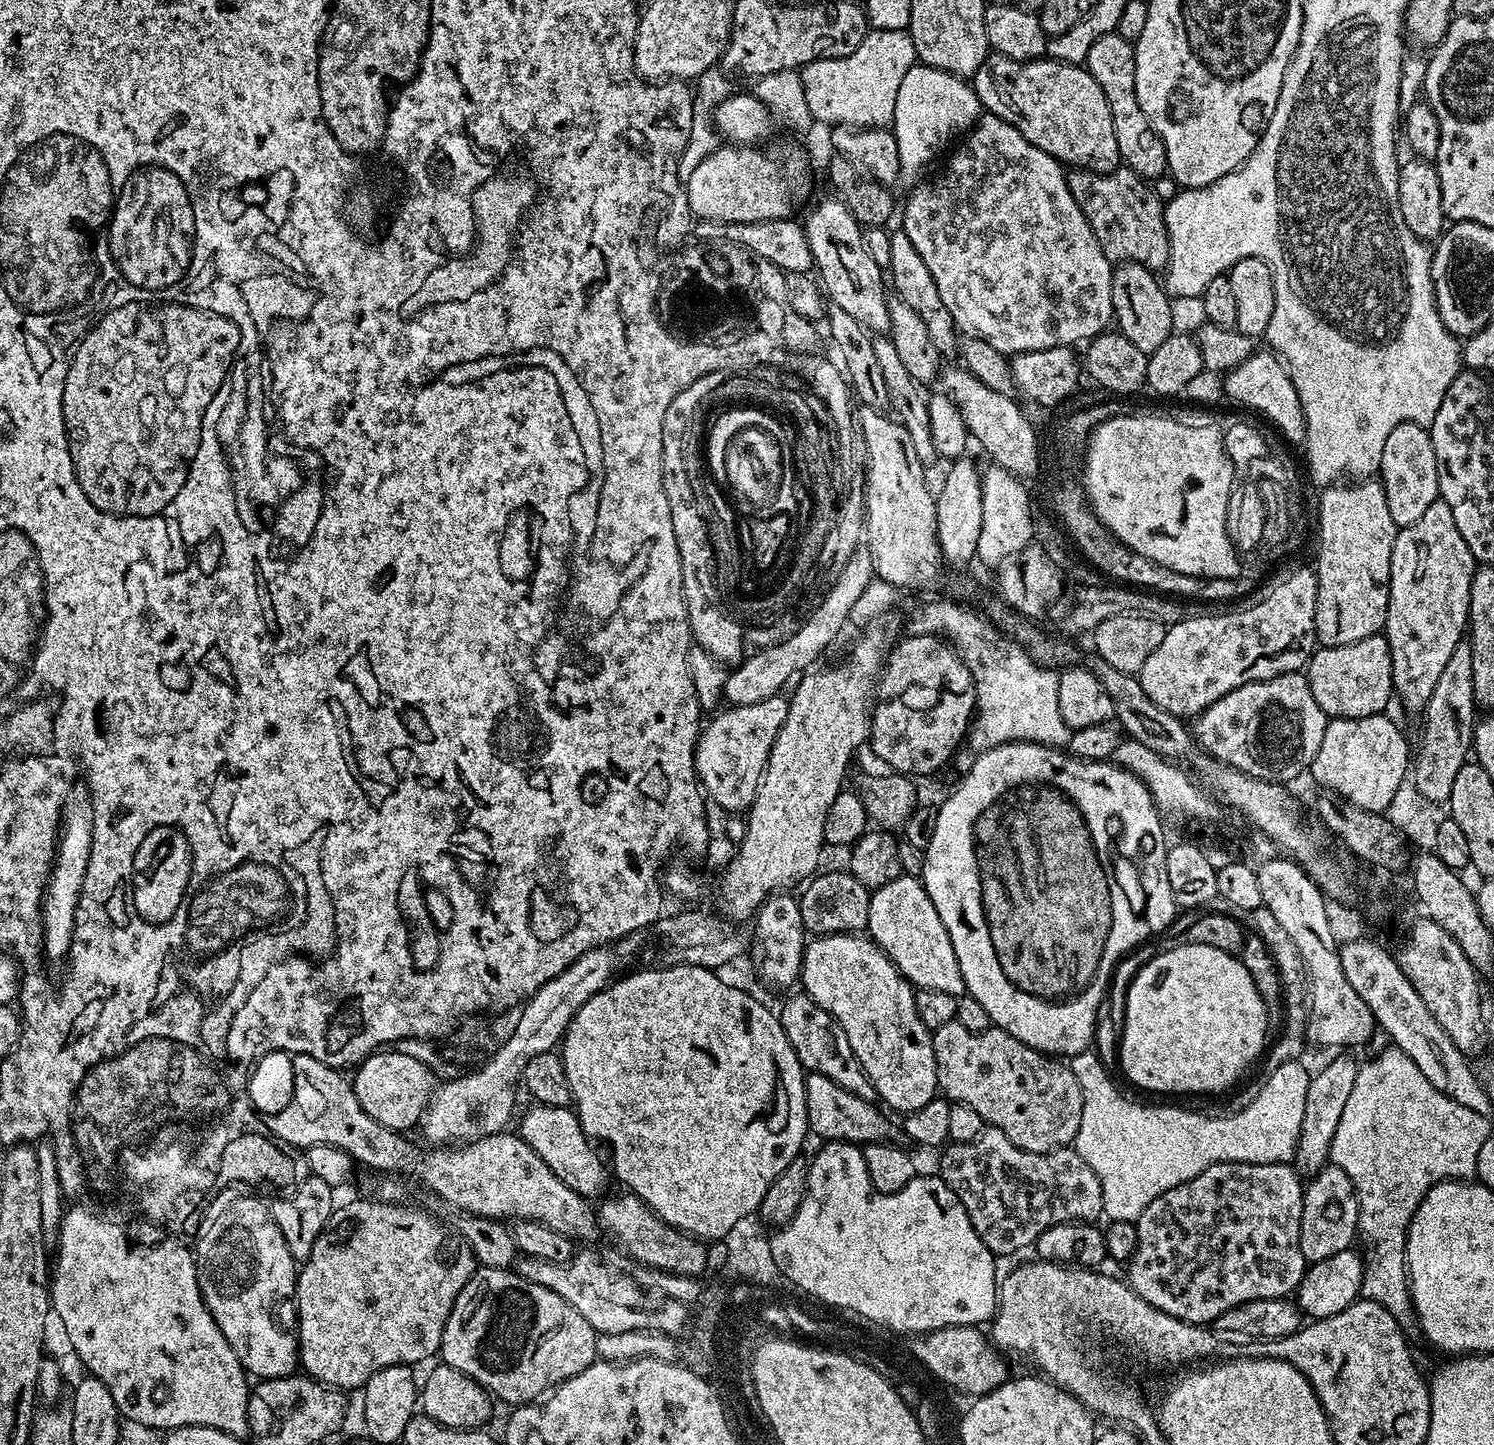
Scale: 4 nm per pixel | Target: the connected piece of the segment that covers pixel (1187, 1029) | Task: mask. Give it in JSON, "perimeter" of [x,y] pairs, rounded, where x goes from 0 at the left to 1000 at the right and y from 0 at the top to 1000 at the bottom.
{"perimeter":[[[787,653],[772,664],[766,664],[760,670],[760,676],[754,682],[752,691],[750,739],[756,749],[768,756],[819,756],[843,731],[844,733],[850,717],[847,696],[839,677],[837,677],[837,671],[831,669],[829,661],[813,657],[813,655]]]}

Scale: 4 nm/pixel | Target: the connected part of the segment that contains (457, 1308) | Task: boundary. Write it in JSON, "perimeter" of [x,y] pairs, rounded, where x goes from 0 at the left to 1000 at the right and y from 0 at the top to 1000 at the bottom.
{"perimeter":[[[319,877],[312,890],[309,890],[301,907],[301,912],[299,912],[293,938],[297,943],[323,958],[333,970],[347,973],[361,970],[372,958],[384,954],[384,951],[390,951],[392,945],[400,940],[400,924],[395,915],[392,915],[382,901],[373,898],[371,893],[365,893],[365,890],[360,890],[339,878]]]}

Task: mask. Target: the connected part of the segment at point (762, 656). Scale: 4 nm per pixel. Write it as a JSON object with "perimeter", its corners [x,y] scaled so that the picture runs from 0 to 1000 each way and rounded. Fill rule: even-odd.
{"perimeter":[[[580,381],[573,381],[560,398],[561,399],[552,415],[539,430],[537,429],[532,437],[524,444],[507,449],[505,451],[506,453],[500,453],[495,460],[488,464],[484,482],[488,488],[506,488],[514,482],[521,481],[525,478],[525,473],[544,462],[553,448],[559,444],[565,433],[568,433],[572,417],[574,417],[585,401],[584,384]]]}

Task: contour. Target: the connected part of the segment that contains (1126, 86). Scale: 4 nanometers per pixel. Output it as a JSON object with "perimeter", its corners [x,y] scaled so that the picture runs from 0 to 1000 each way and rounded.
{"perimeter":[[[747,21],[735,26],[735,29],[730,32],[727,42],[728,48],[732,57],[735,57],[735,60],[738,60],[738,65],[740,65],[750,111],[756,118],[759,118],[759,120],[770,126],[782,119],[782,110],[778,96],[770,87],[767,79],[764,79],[764,73],[762,73],[762,65],[759,62],[760,45],[760,35],[758,28],[751,26]]]}

